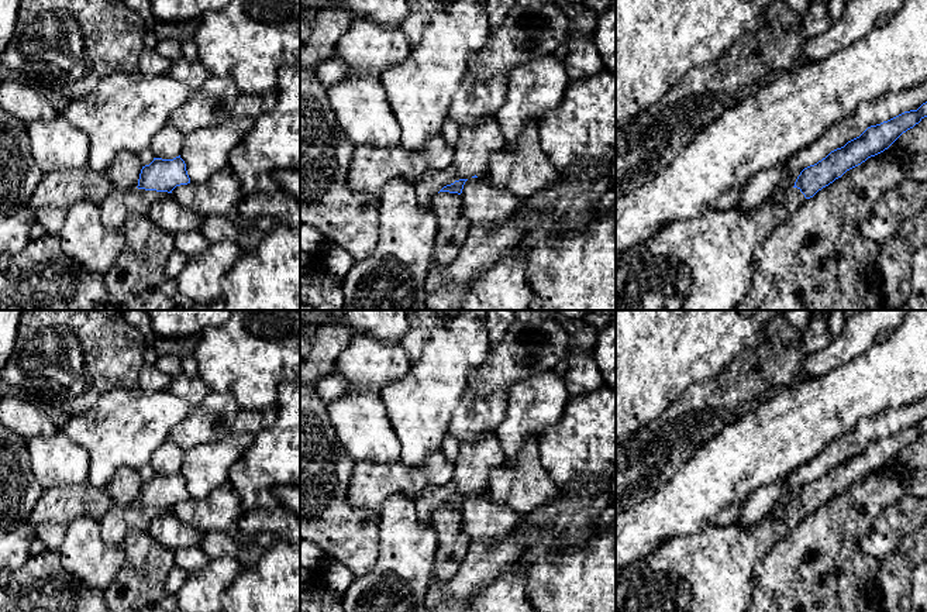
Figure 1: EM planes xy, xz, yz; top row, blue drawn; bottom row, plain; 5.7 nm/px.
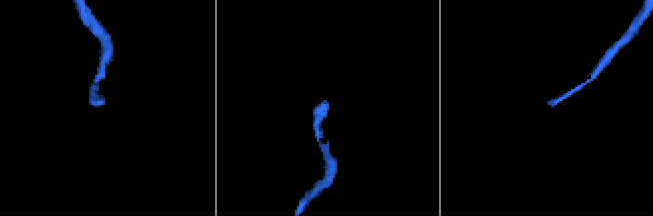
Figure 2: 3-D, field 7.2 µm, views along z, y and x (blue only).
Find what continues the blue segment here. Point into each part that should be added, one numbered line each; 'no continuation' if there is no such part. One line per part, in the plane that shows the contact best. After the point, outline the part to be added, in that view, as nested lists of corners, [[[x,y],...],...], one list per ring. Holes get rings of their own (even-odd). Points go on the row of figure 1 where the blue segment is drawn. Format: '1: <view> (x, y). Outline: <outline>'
1: xy (114, 209). Outline: [[[134,188],[127,192],[111,192],[100,204],[101,223],[108,230],[123,230],[131,212],[147,214],[154,202],[172,193]]]

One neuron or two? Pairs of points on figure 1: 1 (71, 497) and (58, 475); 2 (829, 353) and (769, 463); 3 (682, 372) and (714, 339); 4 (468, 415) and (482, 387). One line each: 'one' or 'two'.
1: two
2: two
3: one
4: two

